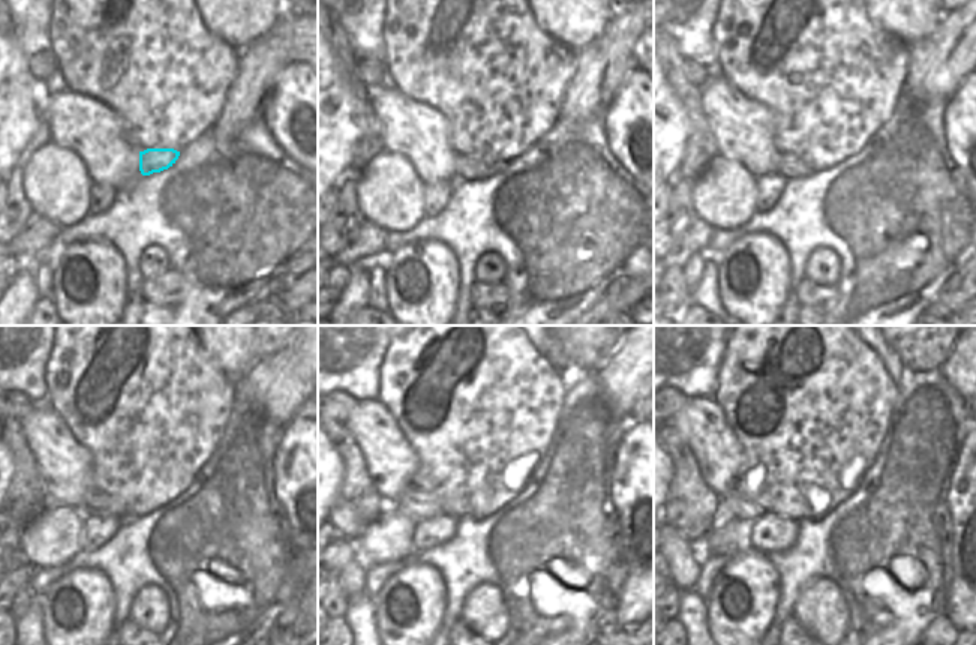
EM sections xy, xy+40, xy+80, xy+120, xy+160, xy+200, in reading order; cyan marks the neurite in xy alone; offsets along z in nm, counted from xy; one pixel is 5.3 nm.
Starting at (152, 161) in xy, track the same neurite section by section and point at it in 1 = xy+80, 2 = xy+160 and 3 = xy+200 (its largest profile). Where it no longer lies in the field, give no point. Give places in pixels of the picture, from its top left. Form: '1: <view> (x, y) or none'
1: xy+80 (789, 165)
2: xy+160 (419, 510)
3: xy+200 (733, 504)

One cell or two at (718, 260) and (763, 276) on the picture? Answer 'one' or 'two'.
one

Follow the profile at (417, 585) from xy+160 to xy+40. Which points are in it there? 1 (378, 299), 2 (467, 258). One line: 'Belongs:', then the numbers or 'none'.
Belongs: none

